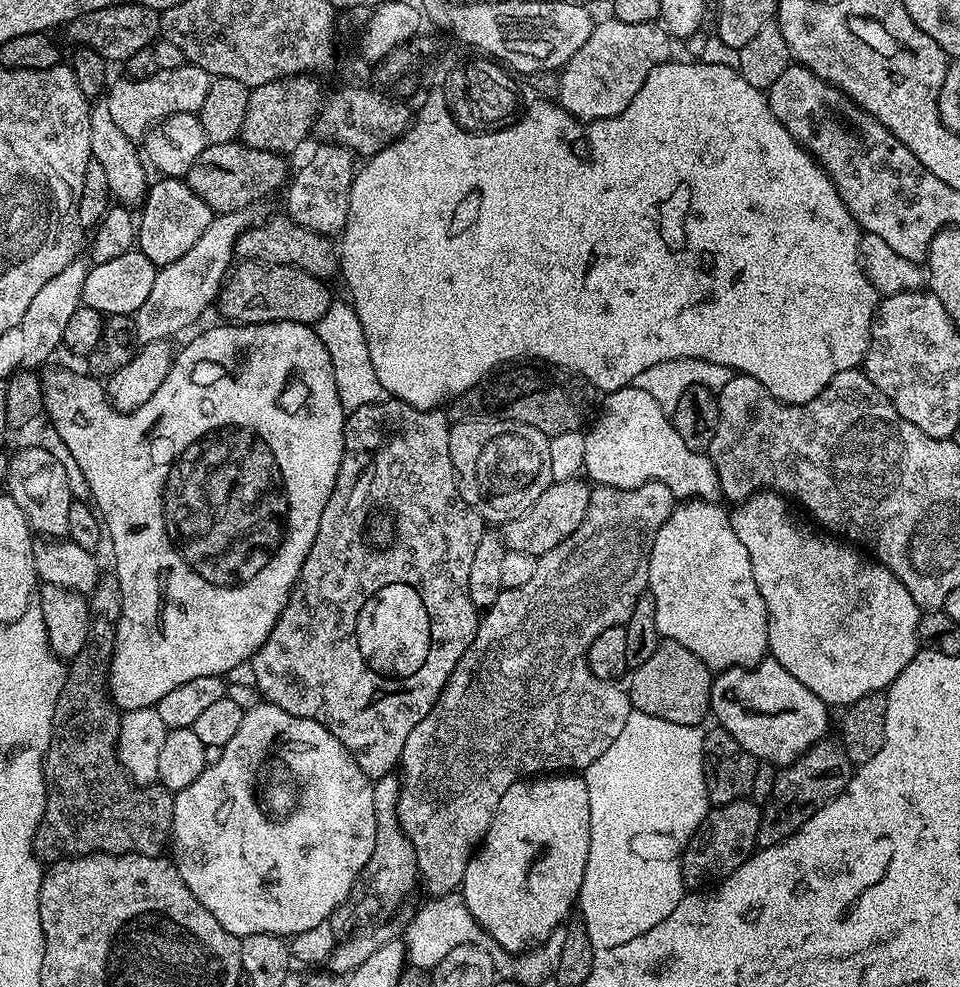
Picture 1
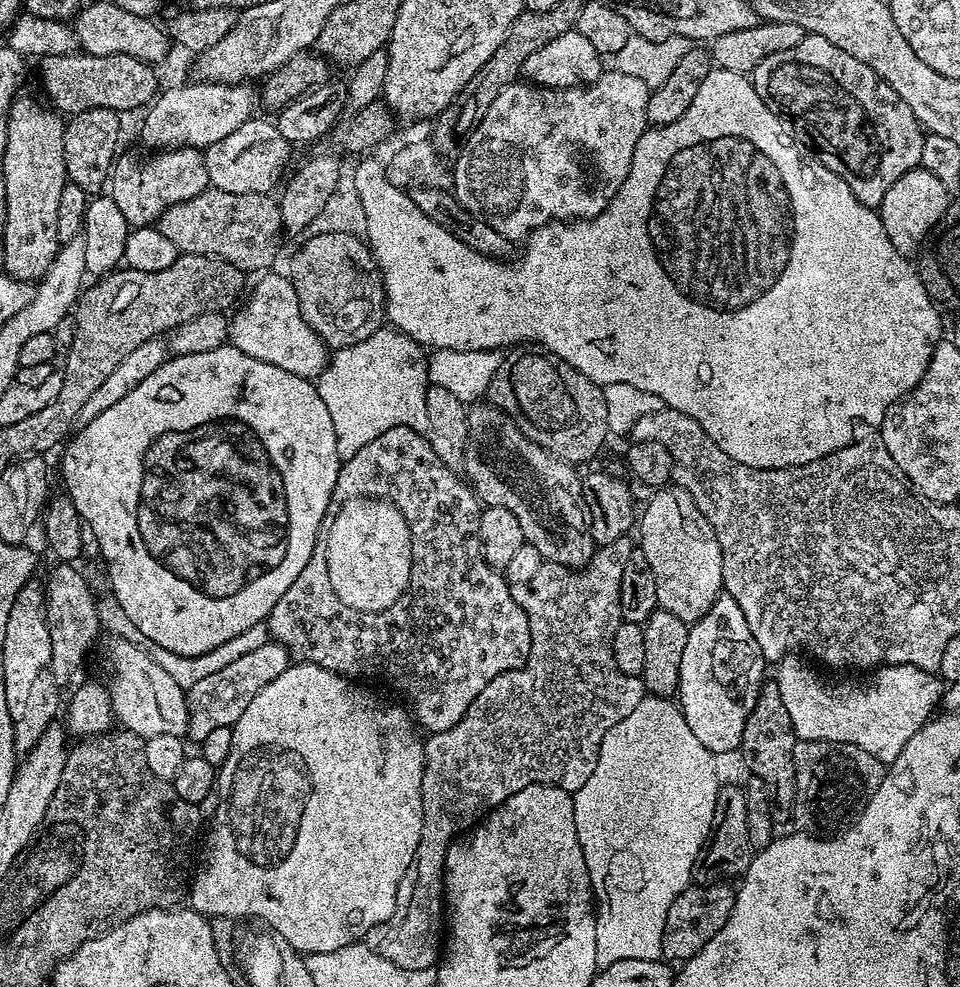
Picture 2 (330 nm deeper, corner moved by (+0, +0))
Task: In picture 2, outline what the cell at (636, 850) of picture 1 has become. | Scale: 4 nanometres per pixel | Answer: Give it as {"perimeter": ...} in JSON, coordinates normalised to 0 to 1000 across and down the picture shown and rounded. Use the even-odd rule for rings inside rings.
{"perimeter":[[[678,703],[672,704],[669,711],[665,711],[665,715],[660,715],[660,719],[656,719],[656,723],[652,723],[652,727],[648,727],[648,732],[641,734],[638,739],[629,745],[629,751],[625,753],[625,763],[621,769],[619,776],[619,784],[615,784],[615,788],[610,792],[610,796],[606,796],[596,807],[598,813],[598,833],[602,841],[602,853],[606,857],[606,865],[610,869],[610,881],[615,886],[615,894],[617,895],[617,907],[619,909],[619,923],[621,925],[621,979],[622,982],[635,979],[640,975],[648,975],[648,971],[673,971],[674,973],[689,972],[688,964],[690,963],[690,942],[694,938],[694,926],[698,926],[698,918],[702,914],[702,910],[706,910],[706,906],[710,906],[722,895],[723,880],[725,877],[725,870],[729,864],[729,859],[735,853],[735,849],[742,840],[742,830],[744,829],[744,813],[748,809],[752,797],[750,786],[746,783],[747,767],[740,760],[735,760],[735,756],[731,756],[731,752],[727,752],[727,748],[723,748],[723,744],[719,740],[719,736],[715,736],[715,727],[708,722],[707,716],[699,708],[681,705]]]}

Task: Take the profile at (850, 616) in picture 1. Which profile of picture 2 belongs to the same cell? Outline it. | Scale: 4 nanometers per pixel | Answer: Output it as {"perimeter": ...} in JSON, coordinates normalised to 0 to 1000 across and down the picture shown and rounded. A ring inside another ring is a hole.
{"perimeter":[[[829,663],[818,665],[807,677],[806,692],[810,695],[810,703],[815,703],[815,712],[823,723],[830,750],[885,752],[885,756],[895,756],[902,760],[902,764],[910,764],[910,768],[915,768],[923,776],[929,774],[935,764],[940,764],[944,752],[948,752],[948,748],[956,744],[961,734],[972,728],[973,722],[981,713],[981,690],[978,684],[947,673],[923,673],[920,677],[911,678],[907,682],[908,690],[905,693],[886,693],[883,689],[870,693],[867,689],[857,689],[841,668]]]}

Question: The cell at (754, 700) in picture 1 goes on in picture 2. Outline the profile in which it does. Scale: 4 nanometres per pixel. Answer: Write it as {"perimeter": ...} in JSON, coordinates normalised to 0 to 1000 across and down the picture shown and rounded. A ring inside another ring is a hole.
{"perimeter":[[[751,602],[744,614],[724,628],[717,638],[715,656],[710,658],[710,679],[706,679],[706,716],[715,727],[715,736],[744,764],[750,762],[766,763],[771,756],[773,740],[777,736],[777,727],[781,727],[781,719],[785,719],[785,711],[792,705],[792,695],[797,692],[796,676],[798,670],[794,659],[790,659],[790,650],[785,650],[785,642],[781,642],[781,634],[777,634],[777,625],[769,615],[769,610],[756,602]]]}

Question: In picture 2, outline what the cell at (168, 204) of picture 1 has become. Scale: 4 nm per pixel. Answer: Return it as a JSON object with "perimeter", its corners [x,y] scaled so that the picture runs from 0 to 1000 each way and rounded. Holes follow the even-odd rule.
{"perimeter":[[[197,148],[182,149],[164,153],[167,155],[155,162],[149,162],[146,158],[125,156],[117,166],[117,176],[113,180],[110,195],[138,231],[161,228],[168,217],[177,213],[177,209],[185,209],[185,205],[198,205],[198,201],[206,201],[206,197],[219,189],[211,153]]]}

